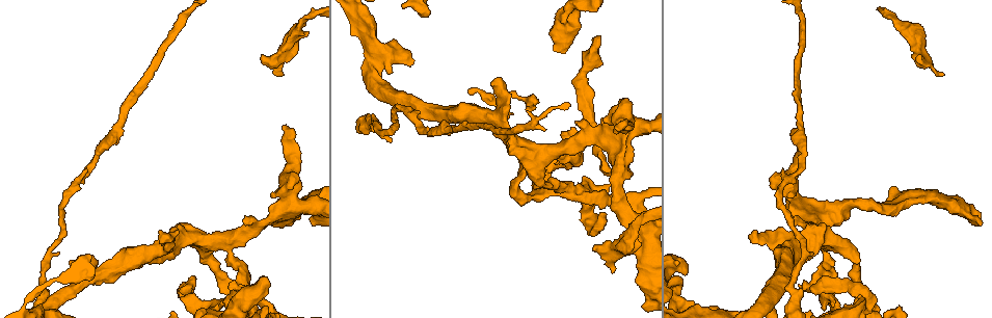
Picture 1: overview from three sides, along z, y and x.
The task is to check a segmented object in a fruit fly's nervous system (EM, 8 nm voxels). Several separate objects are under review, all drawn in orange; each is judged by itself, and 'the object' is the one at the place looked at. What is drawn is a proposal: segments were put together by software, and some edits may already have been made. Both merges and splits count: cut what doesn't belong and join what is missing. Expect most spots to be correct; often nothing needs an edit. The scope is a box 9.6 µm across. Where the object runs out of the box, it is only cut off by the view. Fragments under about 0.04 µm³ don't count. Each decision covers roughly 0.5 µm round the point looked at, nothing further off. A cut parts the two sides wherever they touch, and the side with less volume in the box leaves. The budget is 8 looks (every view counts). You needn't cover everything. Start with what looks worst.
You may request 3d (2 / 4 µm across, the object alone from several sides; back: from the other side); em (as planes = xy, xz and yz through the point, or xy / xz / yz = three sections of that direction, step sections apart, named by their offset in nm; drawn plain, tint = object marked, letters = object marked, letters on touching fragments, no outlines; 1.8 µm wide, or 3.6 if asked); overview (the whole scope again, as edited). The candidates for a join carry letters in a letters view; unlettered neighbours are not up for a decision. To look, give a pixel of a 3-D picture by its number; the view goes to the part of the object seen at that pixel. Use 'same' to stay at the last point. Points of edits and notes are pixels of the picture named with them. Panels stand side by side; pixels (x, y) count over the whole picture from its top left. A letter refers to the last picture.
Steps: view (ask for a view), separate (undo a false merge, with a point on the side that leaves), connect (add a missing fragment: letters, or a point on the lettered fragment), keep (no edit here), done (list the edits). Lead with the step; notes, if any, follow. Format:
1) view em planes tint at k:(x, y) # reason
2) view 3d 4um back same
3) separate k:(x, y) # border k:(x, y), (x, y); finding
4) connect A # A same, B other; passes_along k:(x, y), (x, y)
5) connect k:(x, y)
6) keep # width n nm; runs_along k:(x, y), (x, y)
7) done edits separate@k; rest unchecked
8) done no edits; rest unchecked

view 3d 4um back at 1:(564, 189) # four-way junction

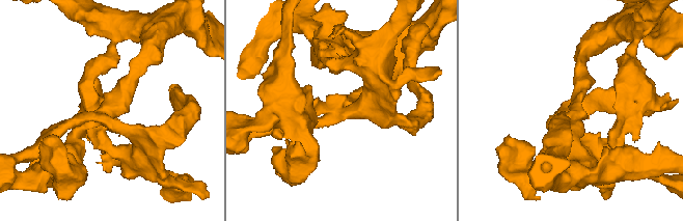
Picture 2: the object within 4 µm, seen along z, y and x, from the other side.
view em xy step 4 tint at 2:(112, 119) # arms 4; need the tissue

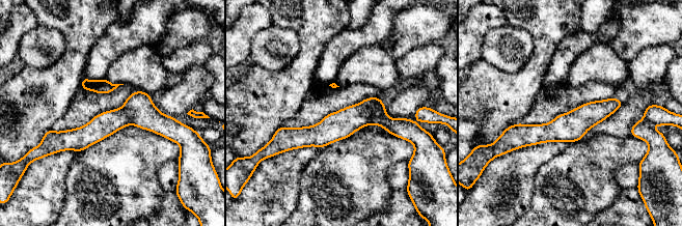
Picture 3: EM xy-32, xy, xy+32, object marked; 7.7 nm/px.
view em planes letters same

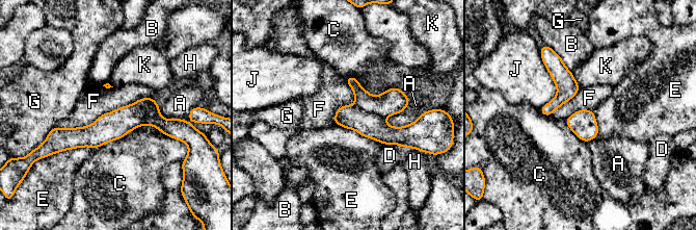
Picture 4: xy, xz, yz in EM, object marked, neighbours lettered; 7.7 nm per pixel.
separate 4:(369, 125) # width 200 nm; A other, B other, C other, D other, E other, F other, G other, H other, J other, K other; part_leaving 4:(142, 111), (95, 135), (55, 130); two cells meet here

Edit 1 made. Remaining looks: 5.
view overview # see it whole again

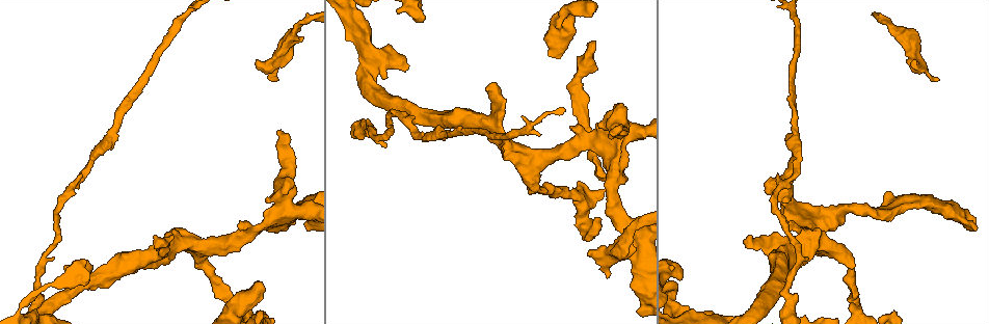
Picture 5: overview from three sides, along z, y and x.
view em planes letters at 5:(677, 284) # thick end

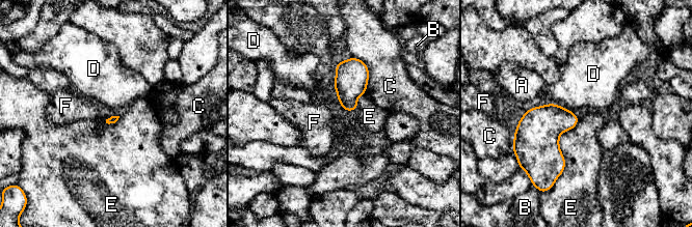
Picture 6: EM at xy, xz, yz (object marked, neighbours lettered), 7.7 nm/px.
keep # A other, B other, C other, D other, E other, F other; border 6:(579, 118), (554, 181); none of them fits

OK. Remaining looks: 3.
view 3d 2um at 5:(275, 80) # branch stops here

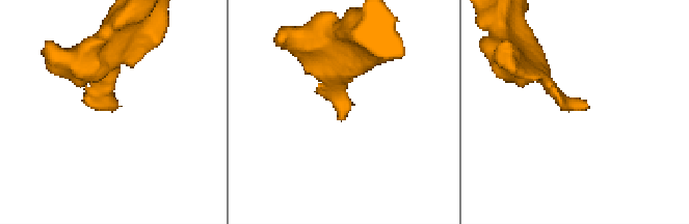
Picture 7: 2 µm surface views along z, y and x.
view em yz step 8 letters at 7:(112, 104)

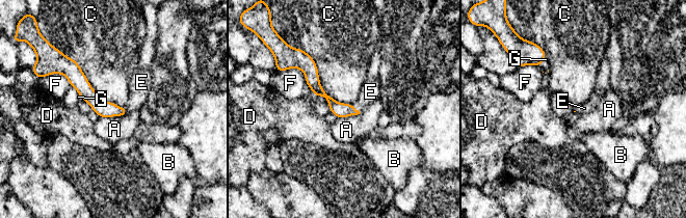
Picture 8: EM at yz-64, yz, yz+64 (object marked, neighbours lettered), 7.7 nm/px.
connect E # A other, B other, C other, D other, E same, F other, G other; passes_along 8:(340, 110), (355, 109), (370, 91); the cell continues

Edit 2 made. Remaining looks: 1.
done edits separate@4, connect@8; rest unchecked

